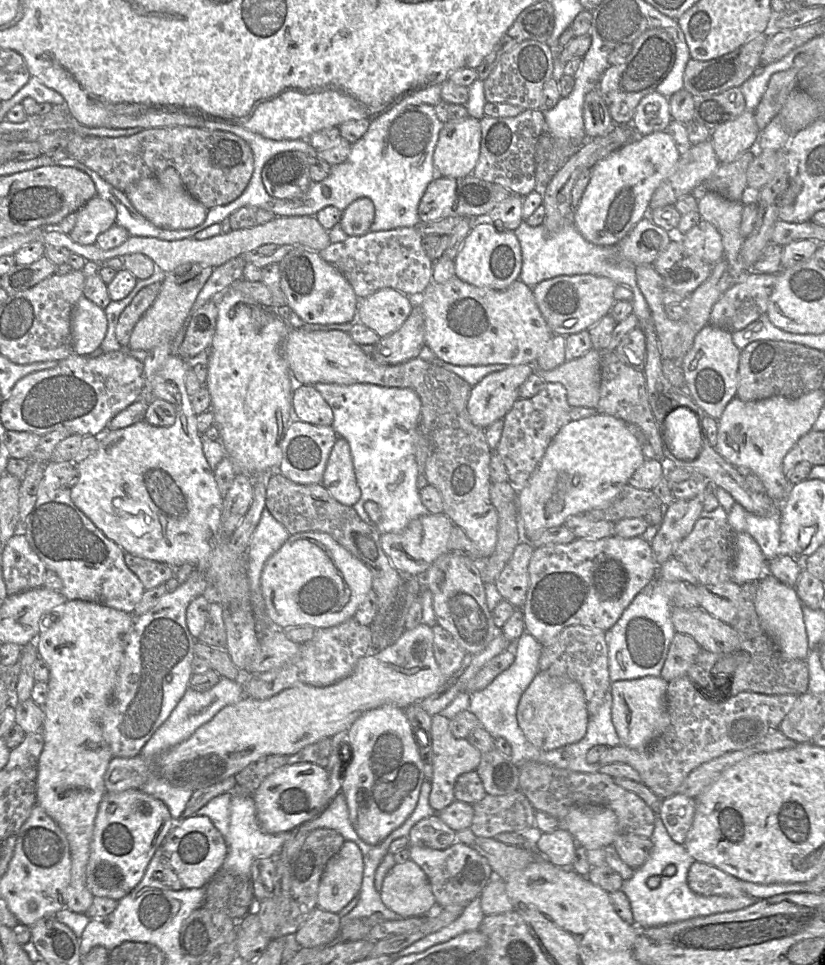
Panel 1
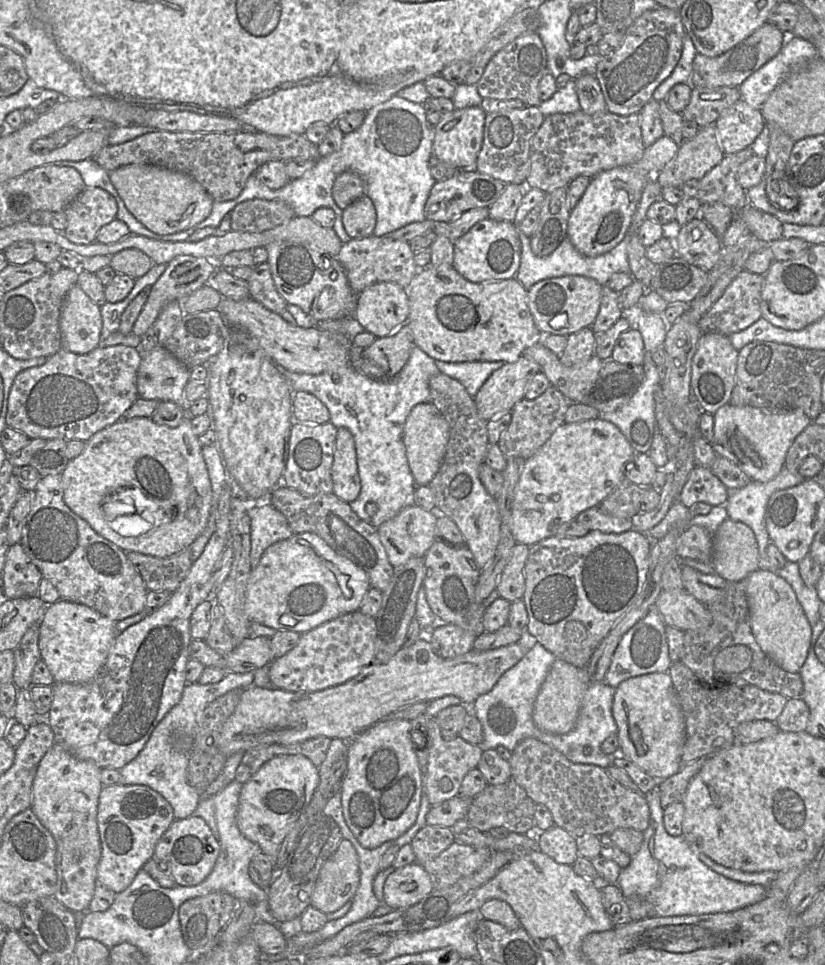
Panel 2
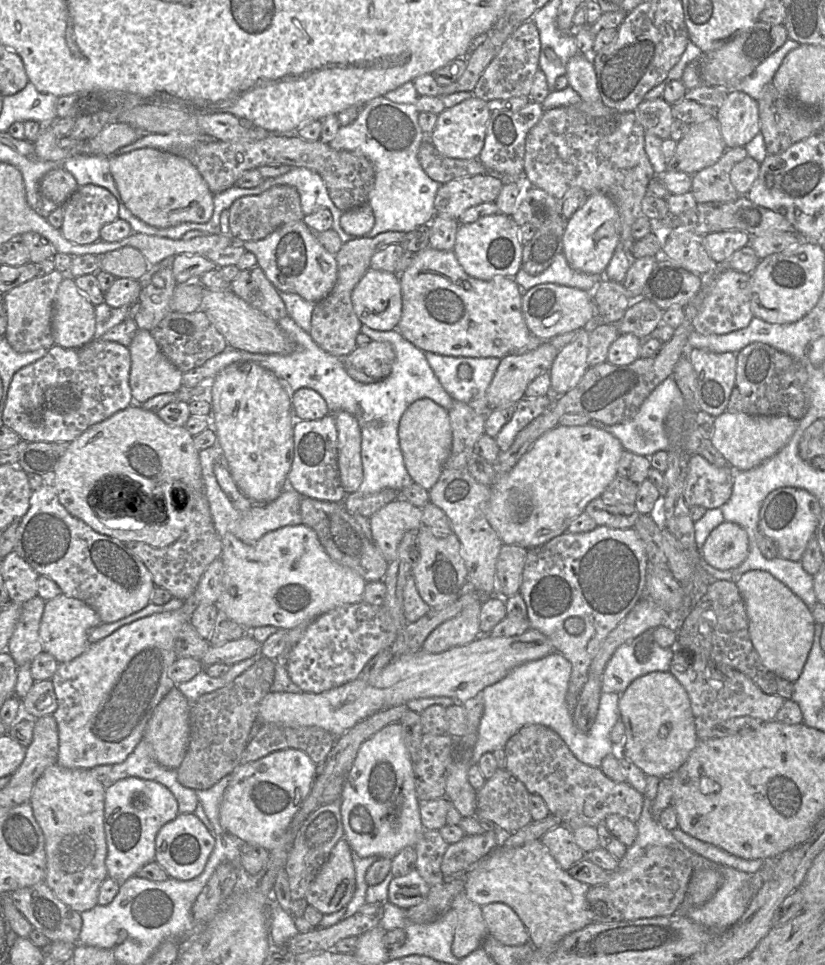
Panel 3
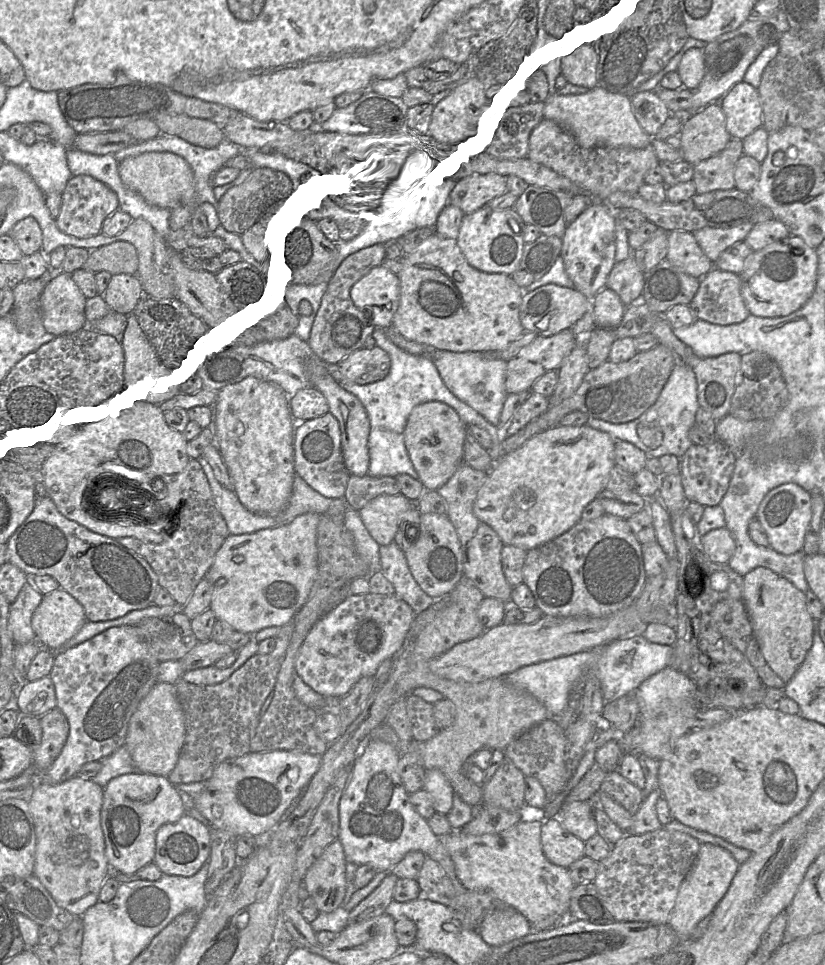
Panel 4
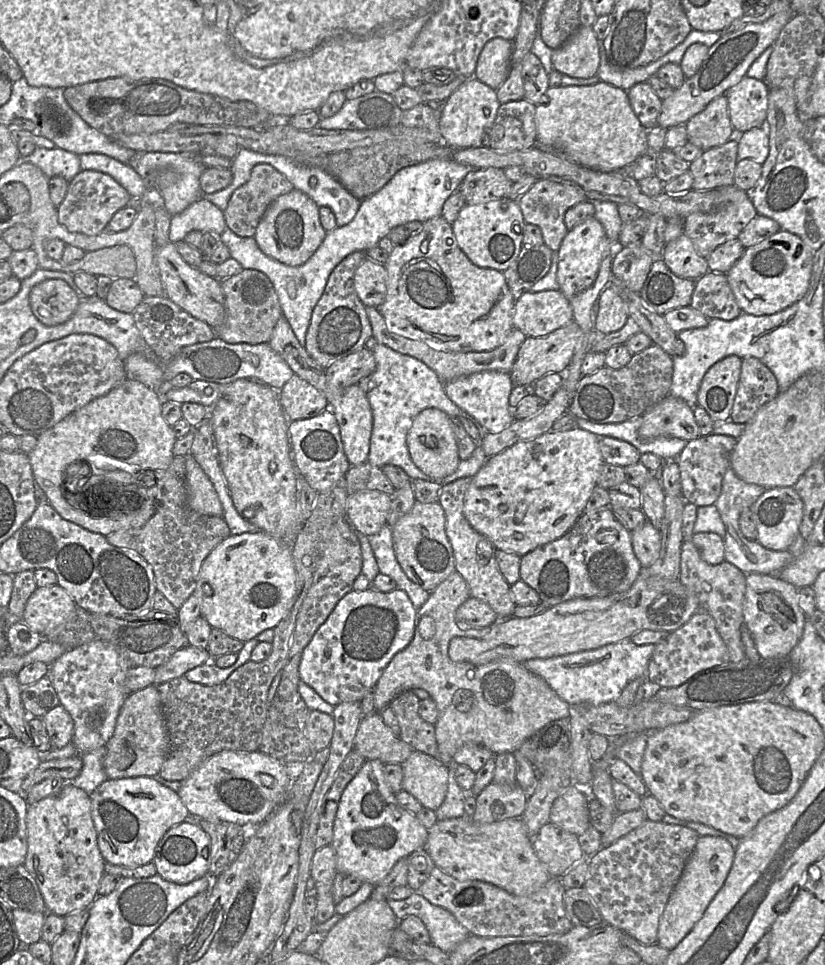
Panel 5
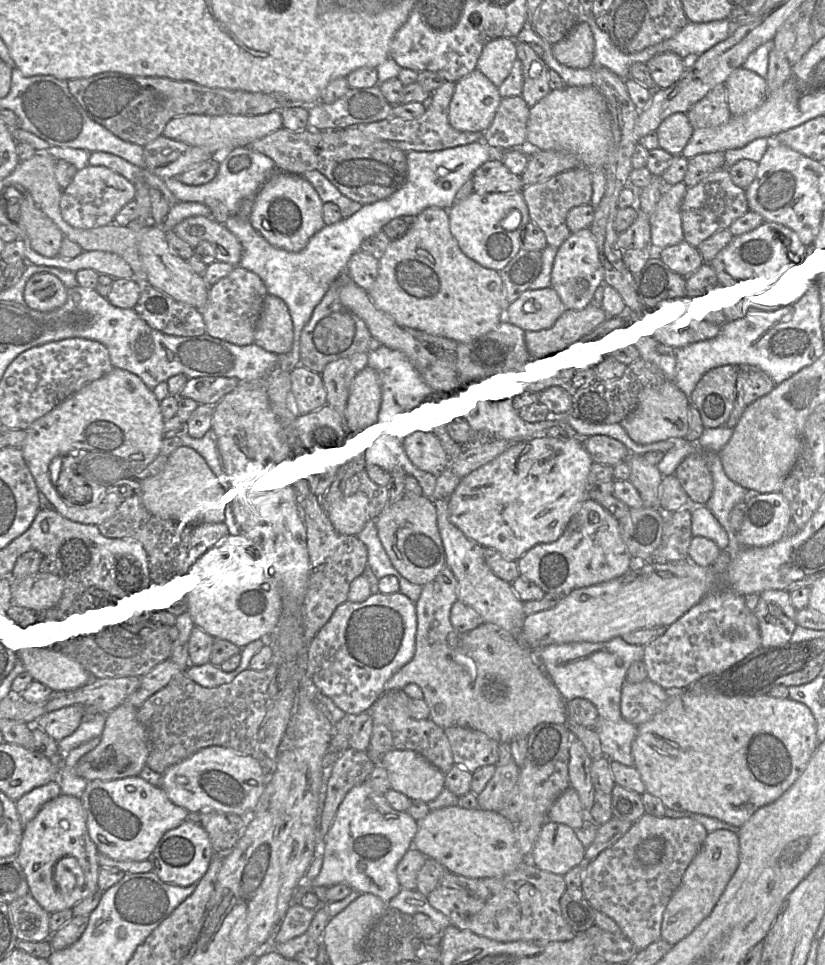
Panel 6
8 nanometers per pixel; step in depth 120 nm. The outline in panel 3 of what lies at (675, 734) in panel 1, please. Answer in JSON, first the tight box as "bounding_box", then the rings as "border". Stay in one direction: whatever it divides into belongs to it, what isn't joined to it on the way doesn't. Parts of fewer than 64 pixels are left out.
{"bounding_box":[671,649,785,740],"border":[[[673,649],[671,674],[688,693],[699,740],[710,738],[712,728],[730,718],[751,716],[761,722],[774,720],[785,699],[764,693],[750,678],[729,666],[716,663],[704,653]]]}

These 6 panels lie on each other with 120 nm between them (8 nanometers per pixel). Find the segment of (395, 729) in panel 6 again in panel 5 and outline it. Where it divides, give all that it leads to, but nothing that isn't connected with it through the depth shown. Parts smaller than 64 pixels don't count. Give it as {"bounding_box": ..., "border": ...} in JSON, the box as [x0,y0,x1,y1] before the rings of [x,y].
{"bounding_box":[388,691,438,758],"border":[[[404,691],[397,695],[388,706],[398,720],[399,738],[414,750],[438,758],[435,726],[420,717],[419,701],[420,699],[412,691]]]}

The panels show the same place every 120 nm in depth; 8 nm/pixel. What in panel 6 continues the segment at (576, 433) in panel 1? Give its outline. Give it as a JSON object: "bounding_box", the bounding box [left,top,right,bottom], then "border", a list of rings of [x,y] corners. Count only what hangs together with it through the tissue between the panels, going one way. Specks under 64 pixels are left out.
{"bounding_box":[450,430,593,561],"border":[[[548,430],[538,431],[510,446],[491,461],[463,476],[450,496],[453,519],[473,540],[483,547],[497,550],[506,560],[518,561],[539,543],[556,541],[587,497],[588,474],[593,459],[584,439]]]}

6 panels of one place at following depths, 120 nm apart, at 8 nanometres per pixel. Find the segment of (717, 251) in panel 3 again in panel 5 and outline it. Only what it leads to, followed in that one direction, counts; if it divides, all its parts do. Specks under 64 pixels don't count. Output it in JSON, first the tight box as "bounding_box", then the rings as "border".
{"bounding_box":[683,185,758,259],"border":[[[734,185],[713,190],[718,190],[724,196],[724,208],[714,214],[691,213],[683,221],[683,233],[692,241],[697,252],[705,259],[718,246],[738,239],[743,229],[758,215],[749,198],[749,193],[738,189]]]}

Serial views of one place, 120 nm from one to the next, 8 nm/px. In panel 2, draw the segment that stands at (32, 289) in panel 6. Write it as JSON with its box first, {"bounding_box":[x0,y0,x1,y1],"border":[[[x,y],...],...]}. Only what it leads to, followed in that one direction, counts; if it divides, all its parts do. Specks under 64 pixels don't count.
{"bounding_box":[59,285,102,355],"border":[[[78,285],[64,299],[59,327],[63,349],[82,355],[98,347],[102,330],[100,307]]]}

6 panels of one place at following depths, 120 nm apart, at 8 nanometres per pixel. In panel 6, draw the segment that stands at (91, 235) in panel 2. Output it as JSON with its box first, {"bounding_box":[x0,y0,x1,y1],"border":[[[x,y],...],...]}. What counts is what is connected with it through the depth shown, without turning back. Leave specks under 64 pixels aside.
{"bounding_box":[60,165,134,229],"border":[[[87,165],[76,172],[70,184],[63,190],[60,210],[69,225],[91,229],[112,223],[120,209],[134,199],[134,184],[124,176],[105,166]]]}

